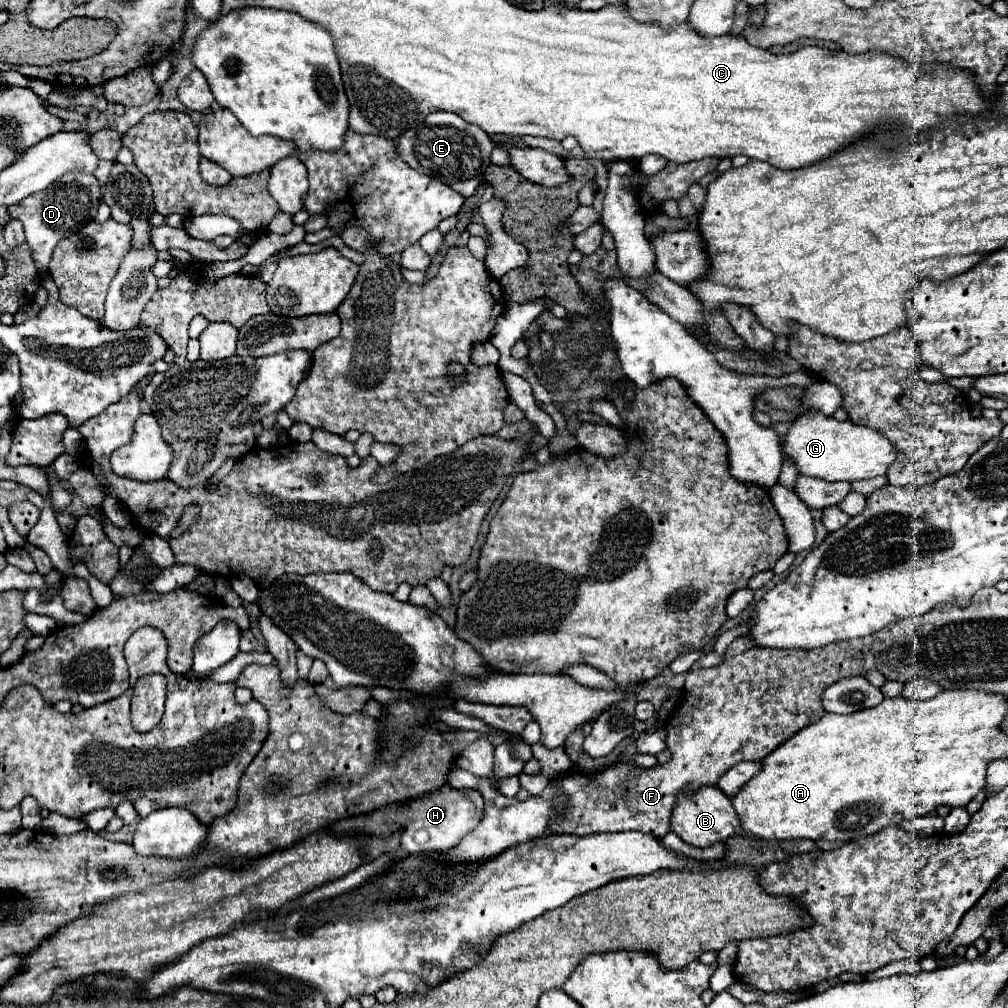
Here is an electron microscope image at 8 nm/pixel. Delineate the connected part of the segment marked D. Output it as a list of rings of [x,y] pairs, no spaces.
[[[69,172],[57,182],[53,182],[51,186],[47,186],[43,192],[29,194],[17,206],[9,208],[11,218],[17,218],[23,222],[31,256],[35,260],[37,270],[41,270],[41,274],[47,272],[47,264],[51,260],[55,246],[69,234],[81,230],[81,226],[87,226],[89,222],[93,222],[99,204],[101,204],[101,188],[97,178],[83,172]]]

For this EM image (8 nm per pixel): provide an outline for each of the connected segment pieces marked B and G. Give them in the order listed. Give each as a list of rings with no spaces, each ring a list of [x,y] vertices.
[[[701,786],[693,794],[679,792],[673,812],[671,812],[671,830],[687,844],[697,848],[707,848],[719,840],[739,832],[739,818],[731,806],[729,796],[725,796],[717,786]]]
[[[807,412],[791,424],[783,442],[783,456],[797,466],[801,476],[821,478],[827,482],[855,482],[885,474],[895,452],[891,442],[877,434],[877,430],[857,426],[849,420],[839,422],[835,418],[825,418],[821,412]]]

